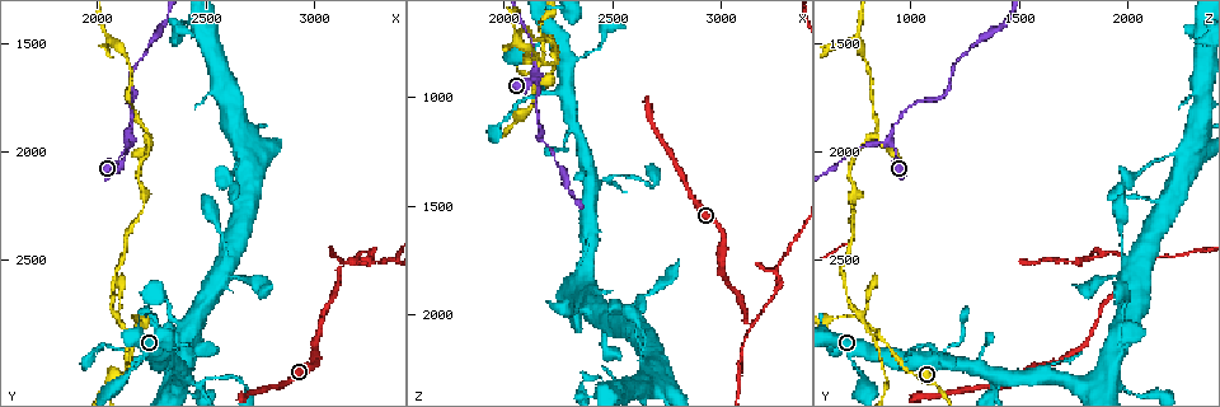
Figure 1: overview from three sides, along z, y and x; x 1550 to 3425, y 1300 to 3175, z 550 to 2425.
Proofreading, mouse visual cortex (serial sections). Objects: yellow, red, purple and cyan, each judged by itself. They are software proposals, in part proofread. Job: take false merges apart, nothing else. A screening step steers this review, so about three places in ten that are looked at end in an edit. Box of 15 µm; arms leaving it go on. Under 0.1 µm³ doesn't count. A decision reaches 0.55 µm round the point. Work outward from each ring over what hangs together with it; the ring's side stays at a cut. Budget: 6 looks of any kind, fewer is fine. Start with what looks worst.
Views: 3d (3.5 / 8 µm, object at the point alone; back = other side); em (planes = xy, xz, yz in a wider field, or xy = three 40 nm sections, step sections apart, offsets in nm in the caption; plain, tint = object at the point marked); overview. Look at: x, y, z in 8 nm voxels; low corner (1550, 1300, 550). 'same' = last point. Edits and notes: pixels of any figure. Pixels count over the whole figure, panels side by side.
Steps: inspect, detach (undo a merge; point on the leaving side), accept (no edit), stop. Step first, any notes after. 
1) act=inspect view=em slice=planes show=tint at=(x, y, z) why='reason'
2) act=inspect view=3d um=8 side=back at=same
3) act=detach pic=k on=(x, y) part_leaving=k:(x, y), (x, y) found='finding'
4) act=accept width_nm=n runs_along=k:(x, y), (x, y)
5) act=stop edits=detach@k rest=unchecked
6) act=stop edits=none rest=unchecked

act=inspect view=3d um=3.5 at=(2160, 2850, 850) why='sharp bend'

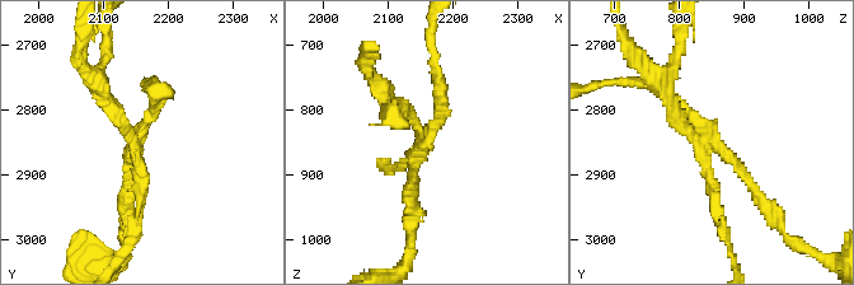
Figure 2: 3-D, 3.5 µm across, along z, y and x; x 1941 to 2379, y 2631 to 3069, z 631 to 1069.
act=inspect view=em slice=xy step=3 show=tint at=(2150, 2840, 845) arms=4 arm_widths_nm=150,150,150,200 why='shape alone is not enough'

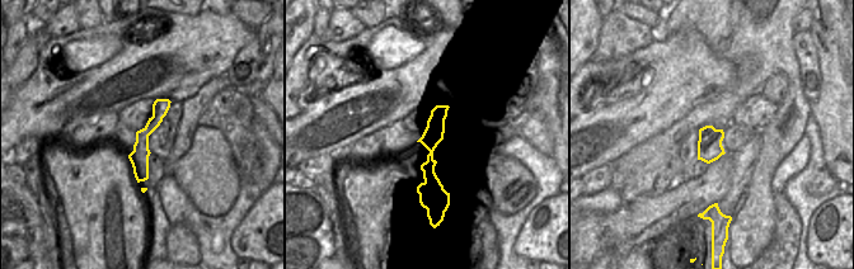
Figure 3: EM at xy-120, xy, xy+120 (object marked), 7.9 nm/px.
act=detach pic=2 on=(111, 113) found='a second cell is stuck on'

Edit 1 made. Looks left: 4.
act=inspect view=overview why='see it whole again'

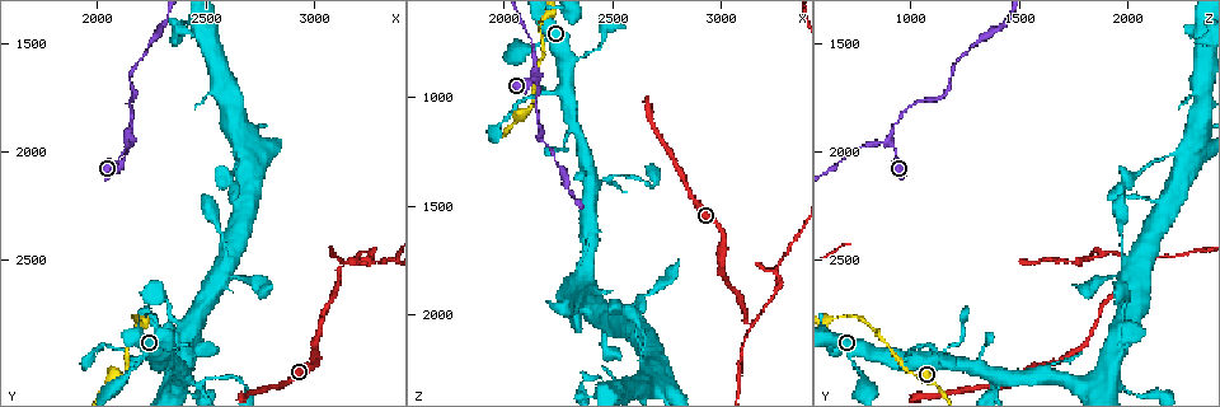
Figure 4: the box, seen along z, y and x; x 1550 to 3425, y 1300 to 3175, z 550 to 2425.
act=inspect view=3d um=3.5 at=(3150, 2510, 2040)

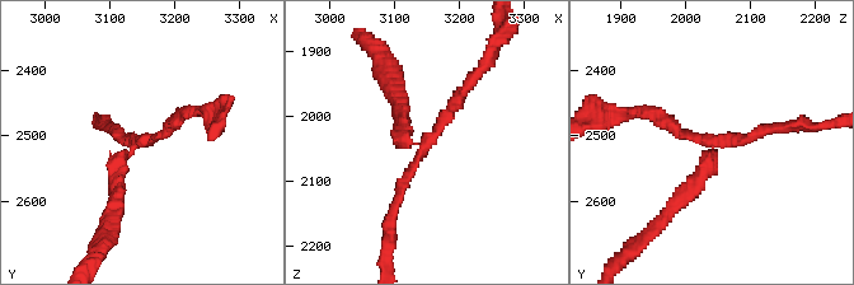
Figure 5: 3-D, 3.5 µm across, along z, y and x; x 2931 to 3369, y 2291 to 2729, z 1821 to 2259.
act=detach pic=5 on=(449, 112) part_leaving=5:(422, 146), (492, 59) found='a second cell is stuck on'

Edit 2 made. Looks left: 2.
act=stop edits=detach@2,detach@5 rest=unchecked

